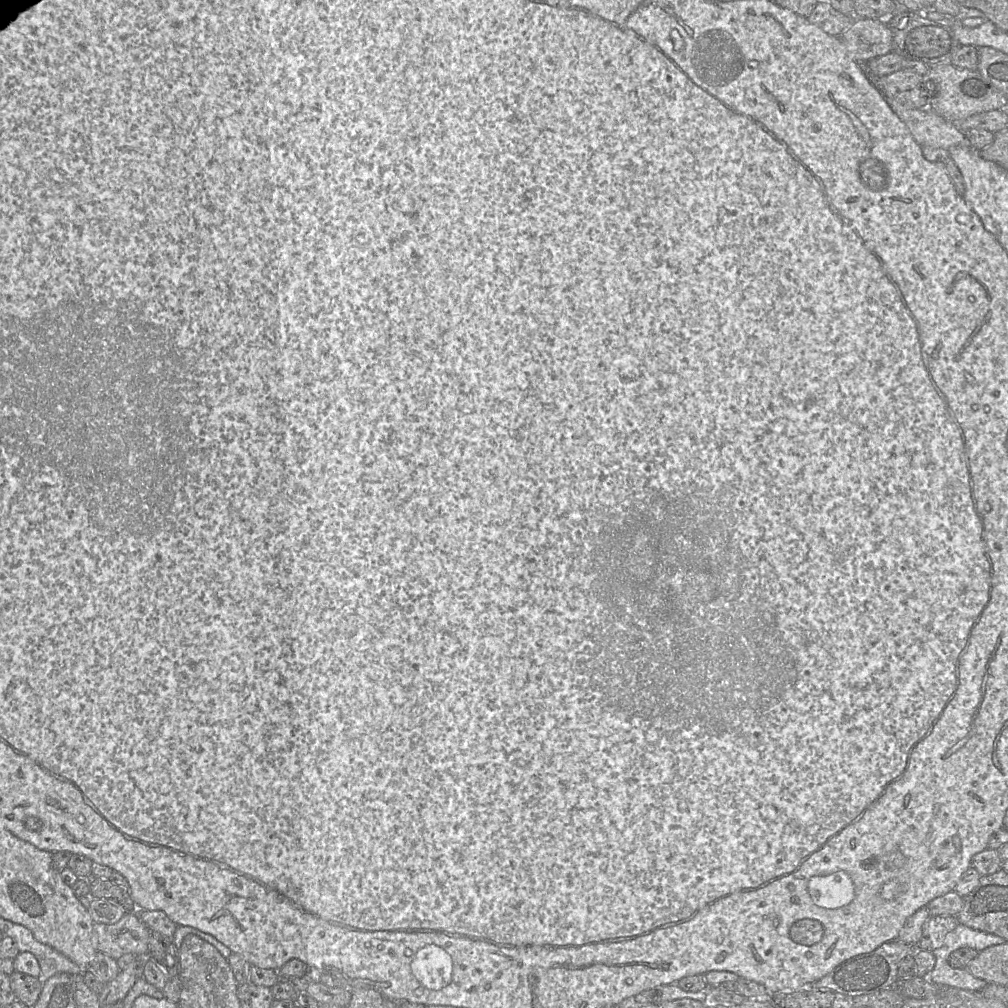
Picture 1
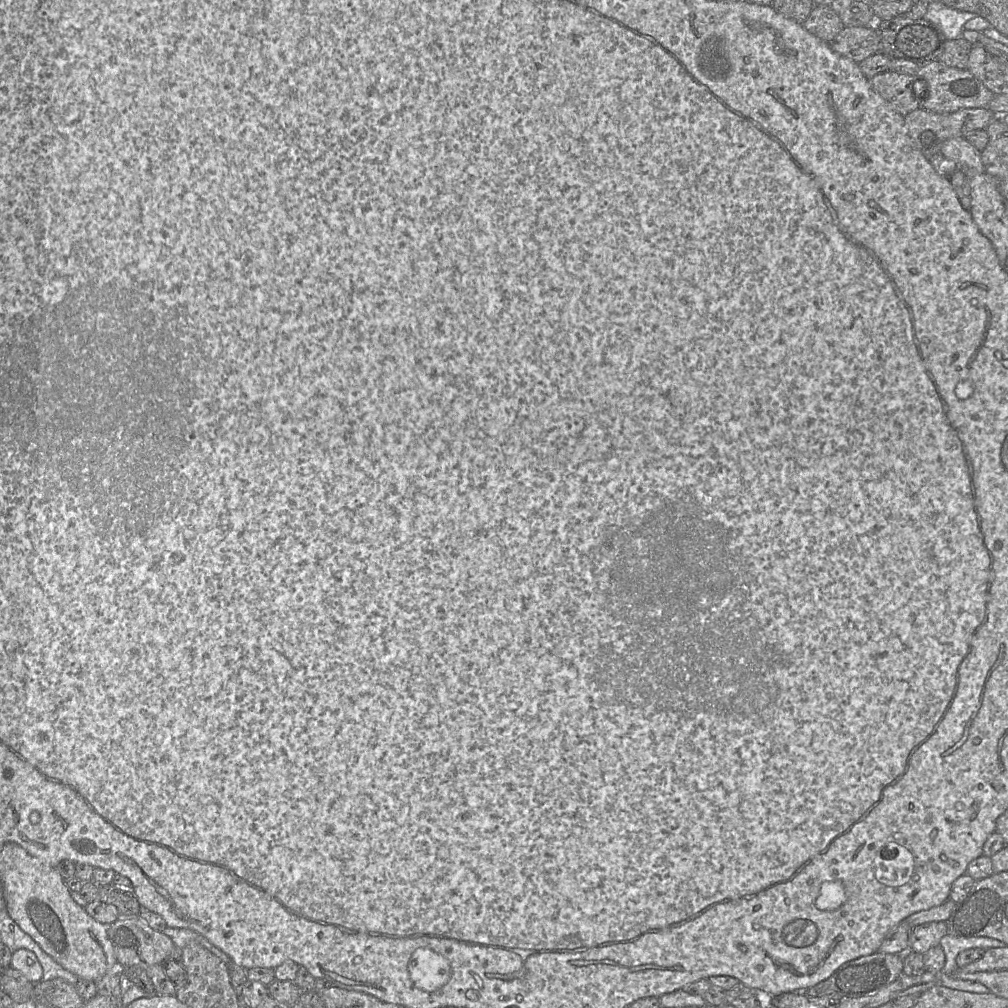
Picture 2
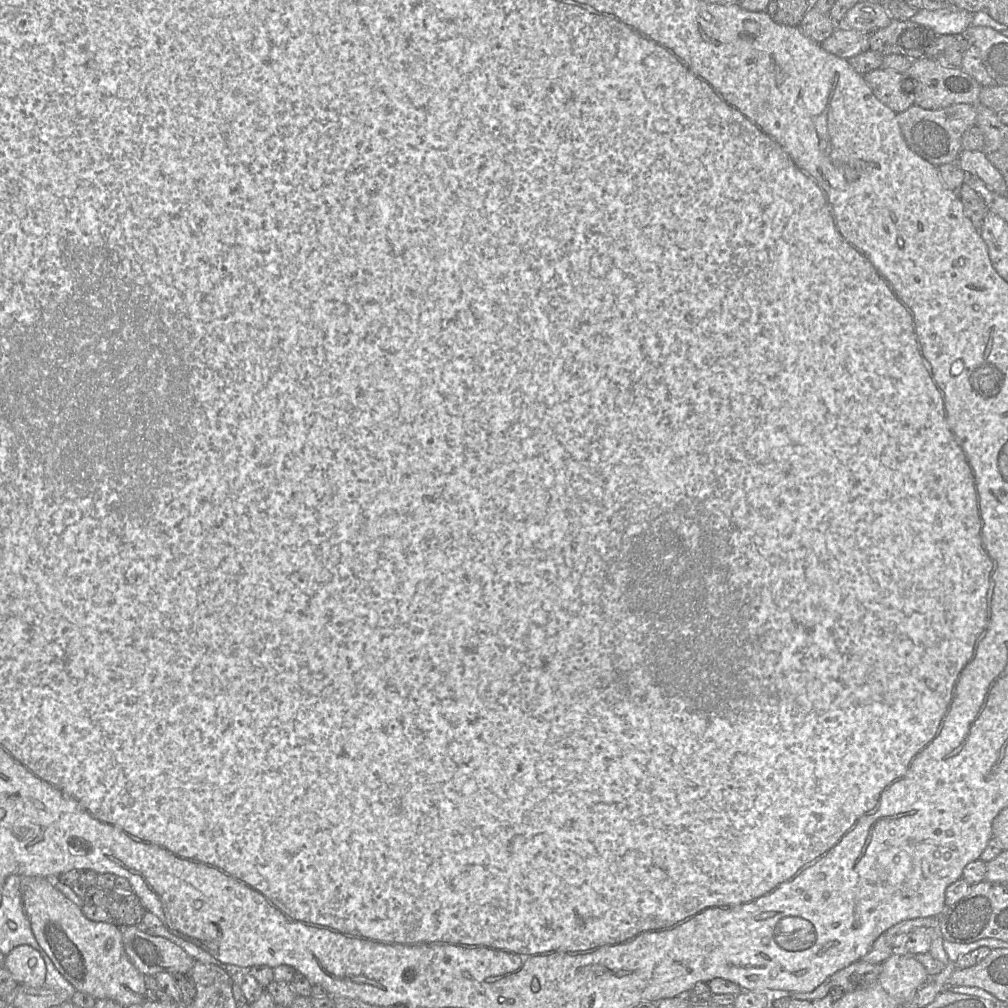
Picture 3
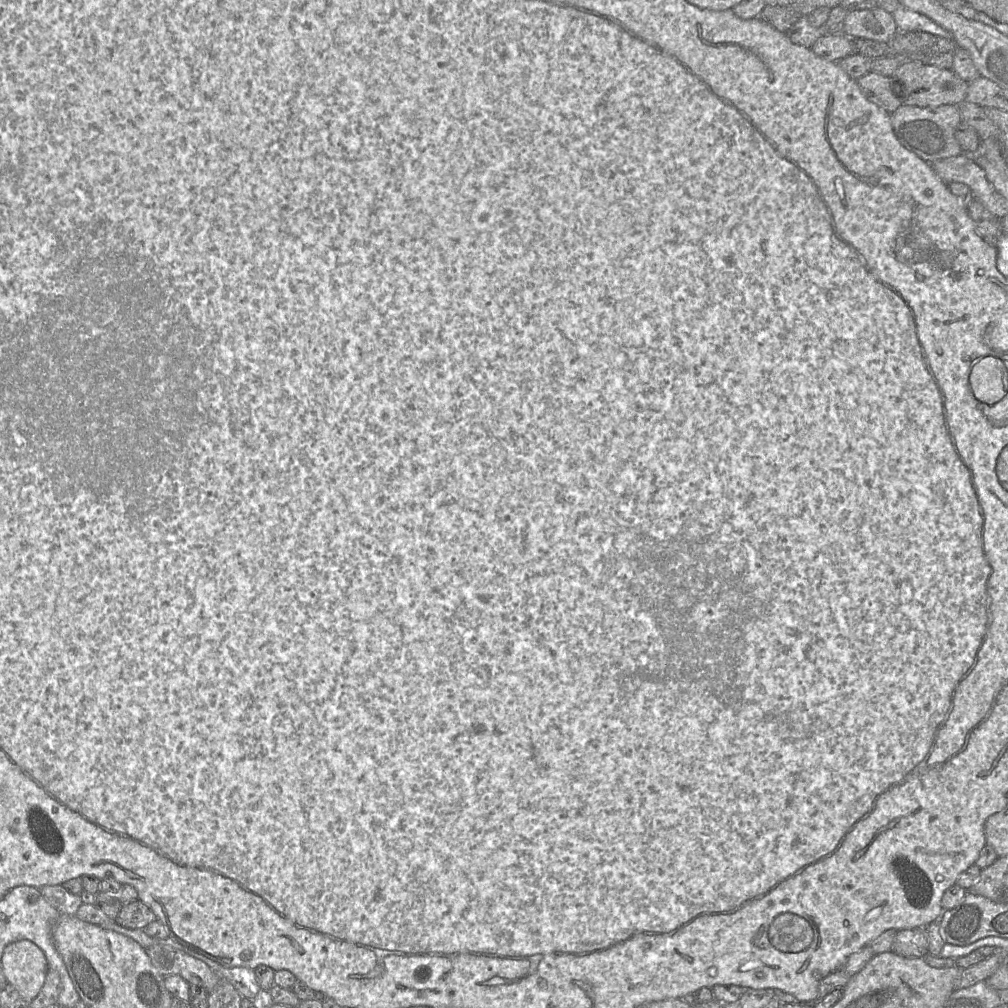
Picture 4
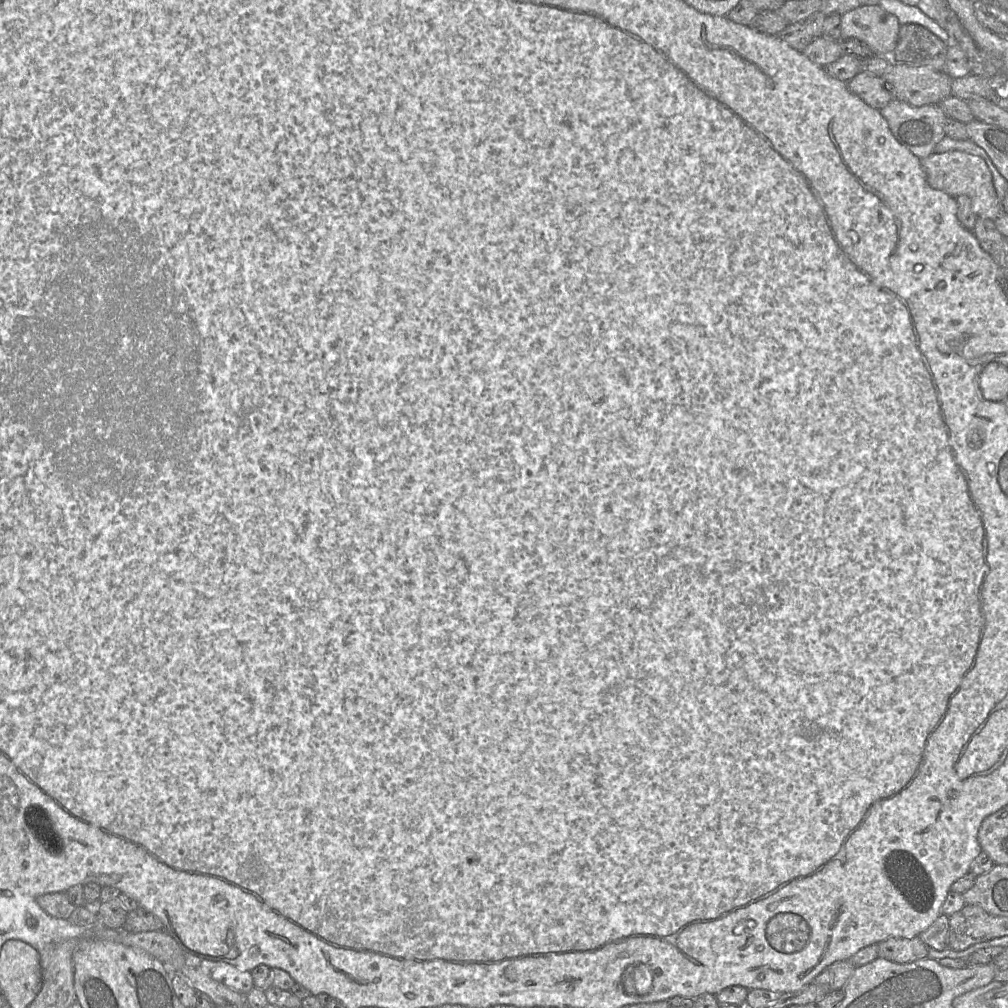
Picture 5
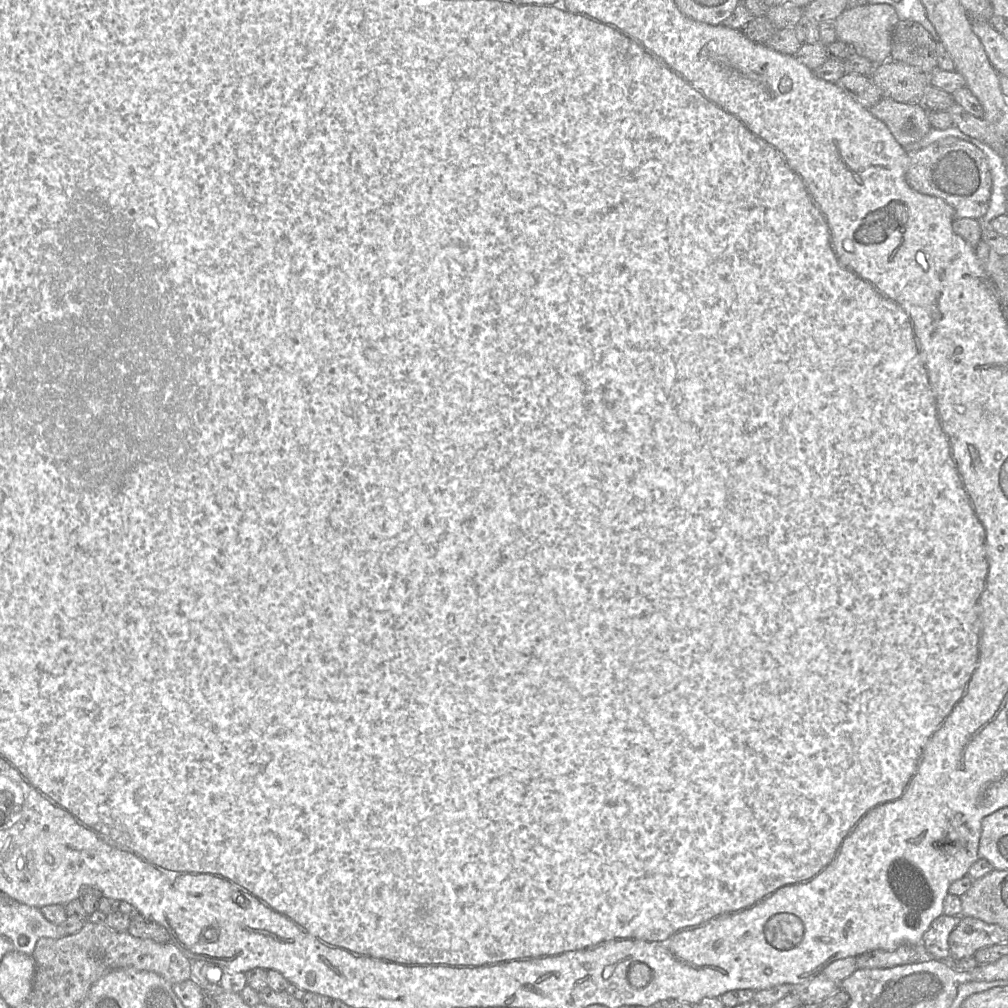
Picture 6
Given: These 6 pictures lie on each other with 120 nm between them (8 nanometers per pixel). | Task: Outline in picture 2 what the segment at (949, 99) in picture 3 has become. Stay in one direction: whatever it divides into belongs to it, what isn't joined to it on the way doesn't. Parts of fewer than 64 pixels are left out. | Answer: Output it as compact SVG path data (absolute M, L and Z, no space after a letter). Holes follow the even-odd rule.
M933 61L920 67L915 80L925 80L929 86L929 96L921 103L921 108L937 114L953 113L965 108L988 108L994 94L967 69L949 67L940 61Z

